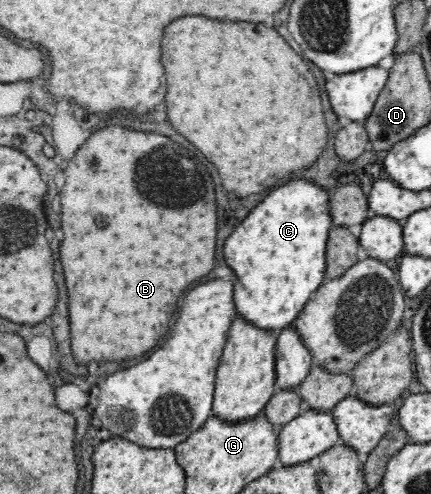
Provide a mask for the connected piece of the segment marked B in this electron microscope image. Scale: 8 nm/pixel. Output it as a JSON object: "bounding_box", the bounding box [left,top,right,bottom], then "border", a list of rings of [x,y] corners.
{"bounding_box":[60,126,216,364],"border":[[[108,126],[100,132],[94,132],[84,146],[76,152],[76,156],[68,162],[66,184],[60,192],[62,198],[62,232],[64,240],[60,246],[60,262],[66,276],[68,286],[68,312],[70,312],[70,340],[72,354],[76,364],[96,362],[120,362],[122,358],[134,358],[144,354],[146,350],[158,346],[158,342],[166,336],[170,318],[176,310],[176,302],[184,290],[198,278],[206,276],[214,270],[214,252],[216,252],[216,200],[214,200],[214,184],[208,170],[182,146],[172,142],[166,136],[154,132],[134,132],[120,126]]]}

